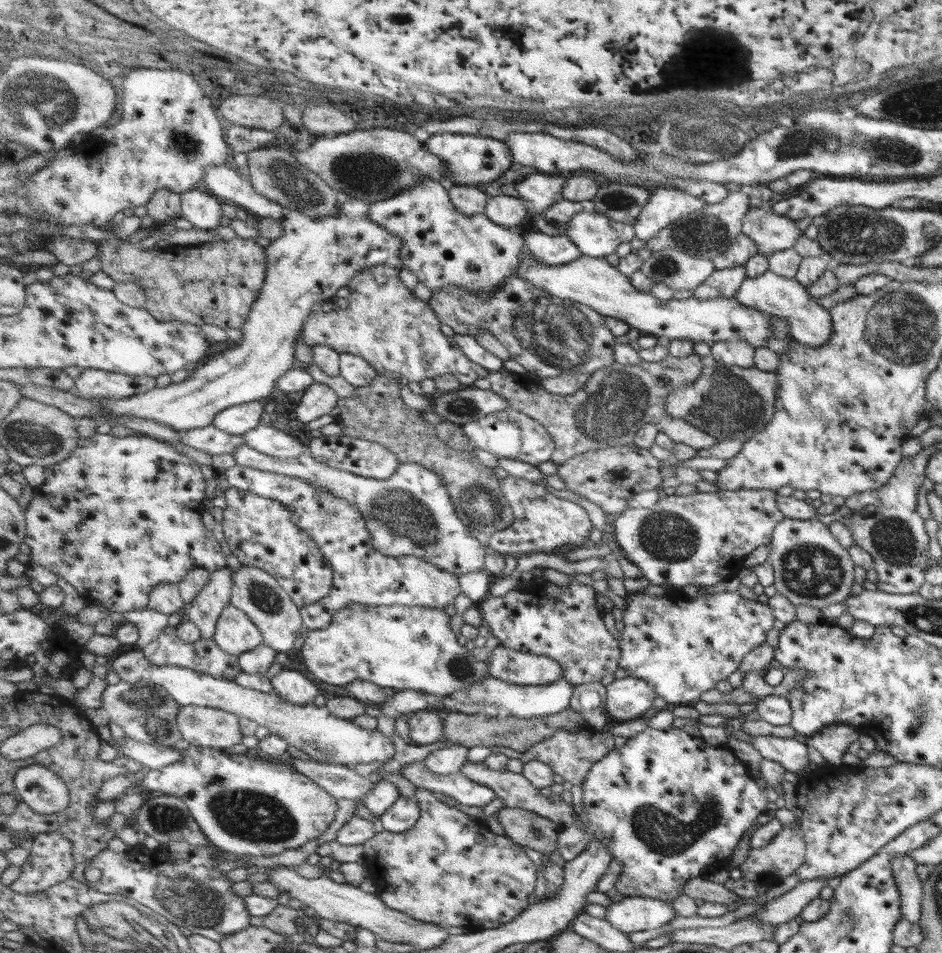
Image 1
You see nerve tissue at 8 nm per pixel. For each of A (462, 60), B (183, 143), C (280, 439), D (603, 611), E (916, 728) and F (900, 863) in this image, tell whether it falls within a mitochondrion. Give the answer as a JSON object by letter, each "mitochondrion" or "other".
{"A":"other","B":"mitochondrion","C":"other","D":"other","E":"mitochondrion","F":"other"}

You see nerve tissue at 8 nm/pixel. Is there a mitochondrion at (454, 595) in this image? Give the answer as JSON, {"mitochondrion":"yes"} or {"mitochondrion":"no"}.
{"mitochondrion":"no"}

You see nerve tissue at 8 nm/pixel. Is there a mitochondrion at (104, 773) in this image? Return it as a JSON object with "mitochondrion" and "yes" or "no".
{"mitochondrion":"no"}

